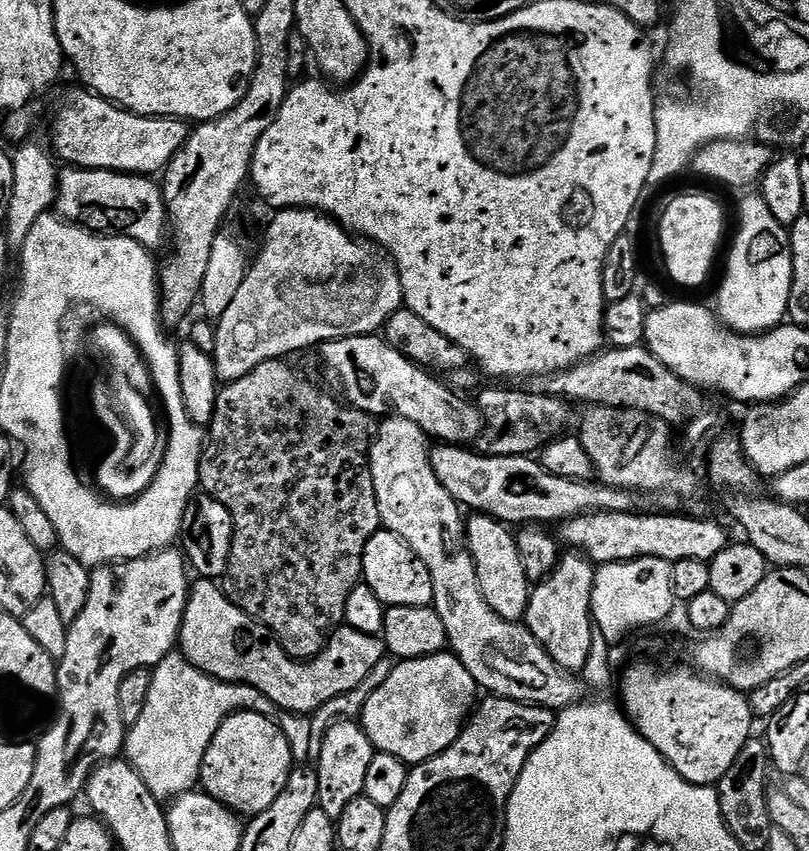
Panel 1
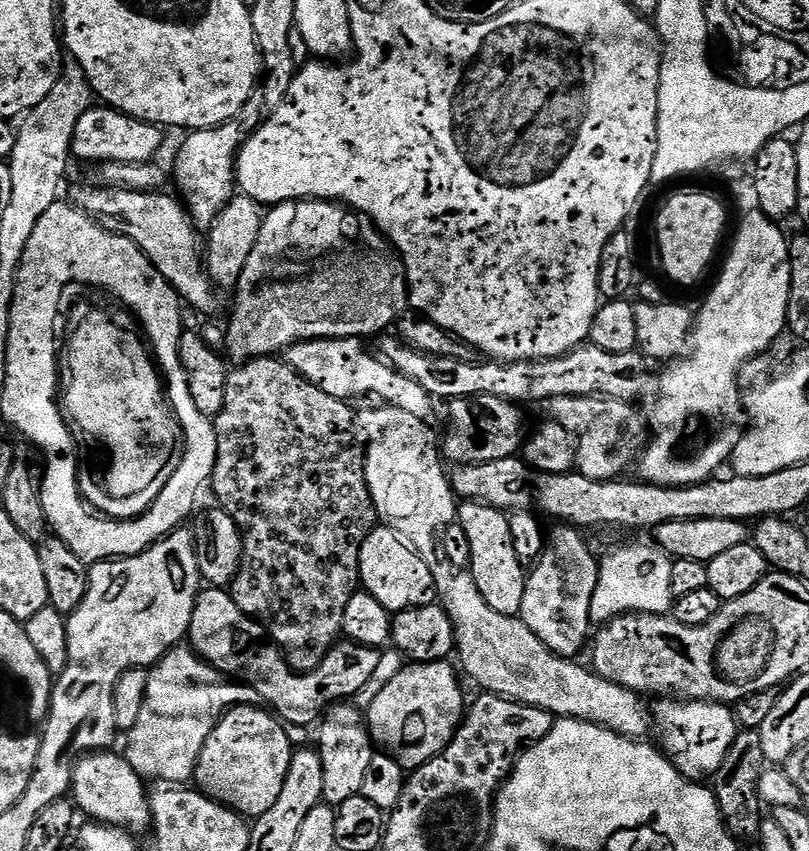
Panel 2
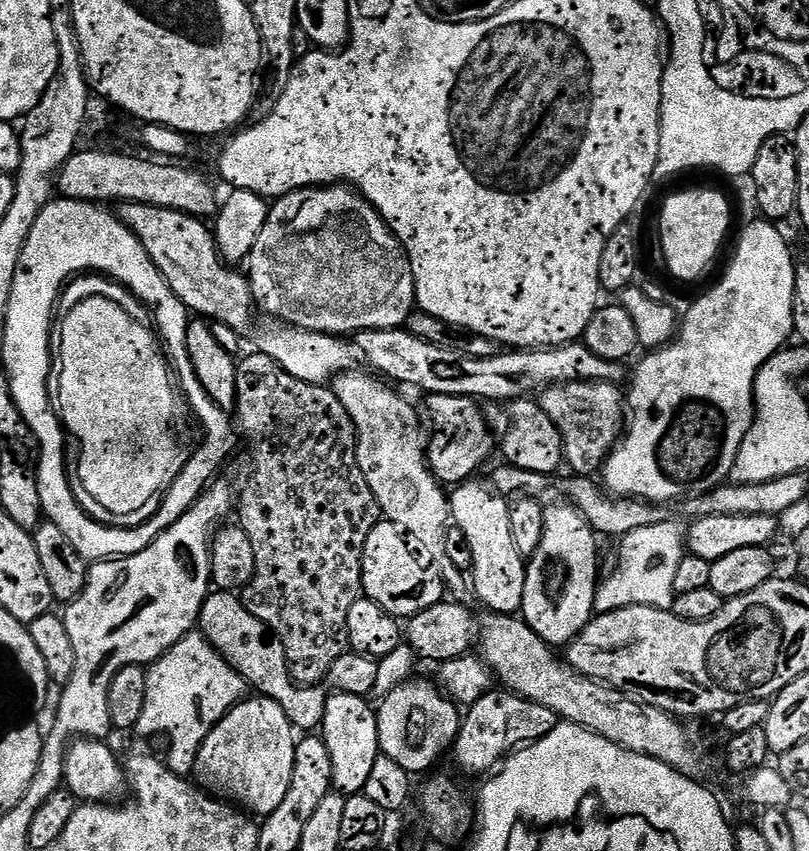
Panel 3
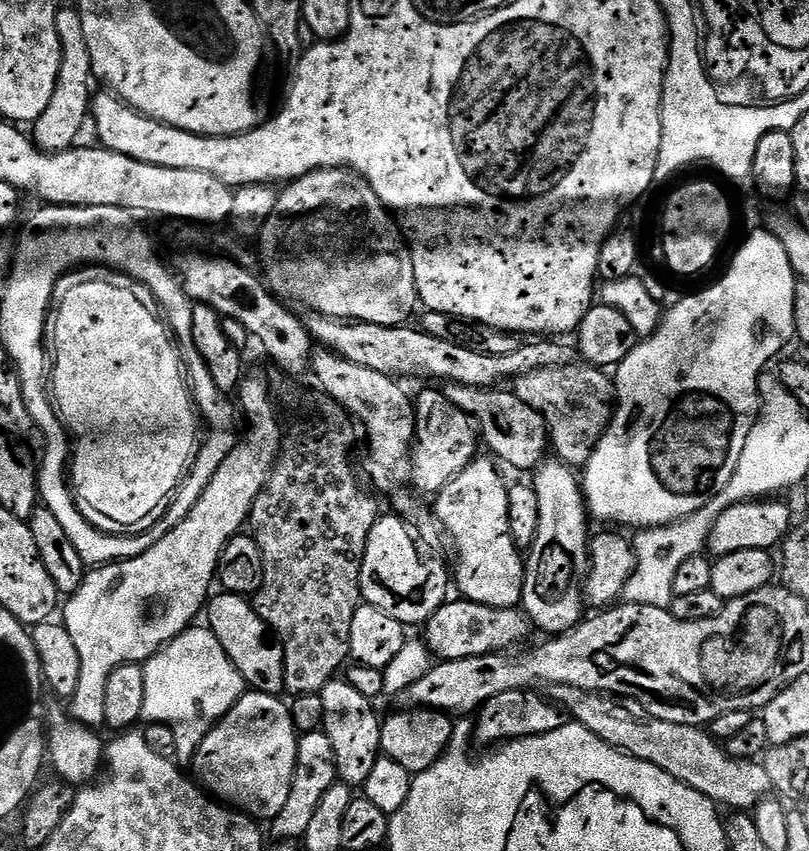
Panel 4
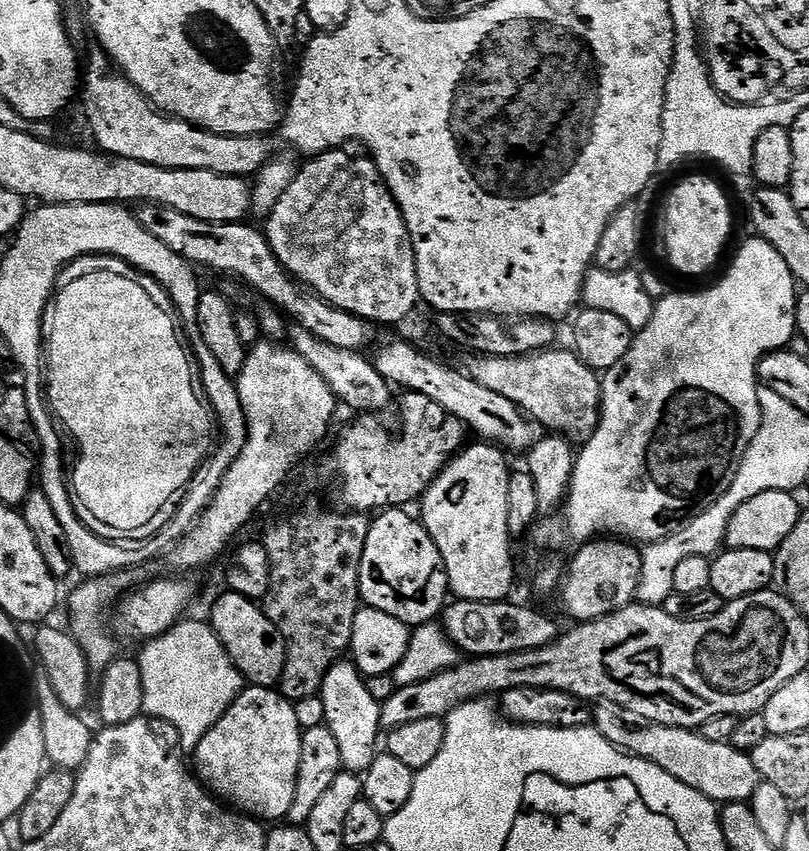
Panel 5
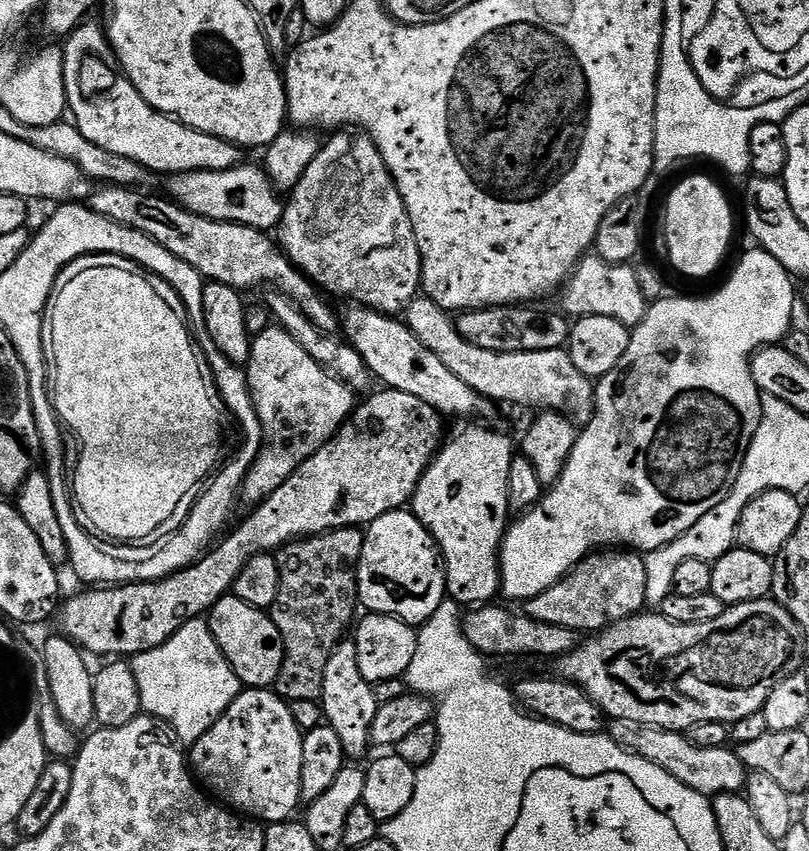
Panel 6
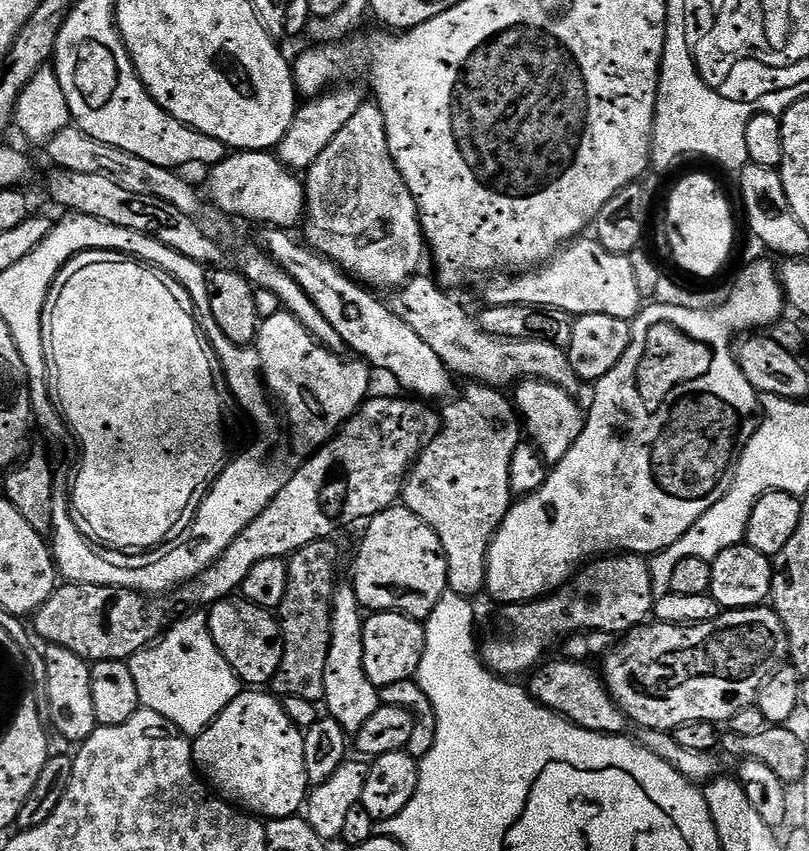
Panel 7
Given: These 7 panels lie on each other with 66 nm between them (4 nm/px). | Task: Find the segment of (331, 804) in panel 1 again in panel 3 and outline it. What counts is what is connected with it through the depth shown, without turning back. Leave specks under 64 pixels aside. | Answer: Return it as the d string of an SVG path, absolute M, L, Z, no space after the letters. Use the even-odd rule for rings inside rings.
M333 691L326 702L322 735L330 750L332 787L345 797L361 795L370 779L374 762L382 755L378 738L376 708L368 705L363 695Z

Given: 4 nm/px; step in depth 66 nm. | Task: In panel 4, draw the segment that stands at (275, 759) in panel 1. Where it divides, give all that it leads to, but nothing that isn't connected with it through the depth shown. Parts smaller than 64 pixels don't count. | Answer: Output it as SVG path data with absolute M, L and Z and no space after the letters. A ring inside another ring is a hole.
M255 690L245 691L239 702L211 728L206 738L202 738L196 755L190 761L190 767L196 771L195 779L217 801L233 809L243 810L260 822L272 821L278 810L286 806L286 798L290 798L290 786L294 778L298 733L289 705L282 701L280 696Z

